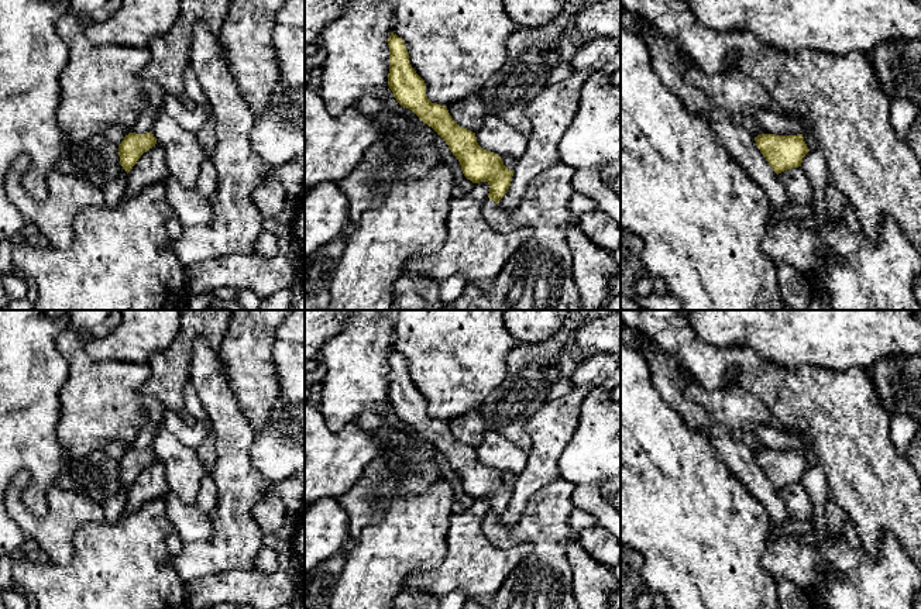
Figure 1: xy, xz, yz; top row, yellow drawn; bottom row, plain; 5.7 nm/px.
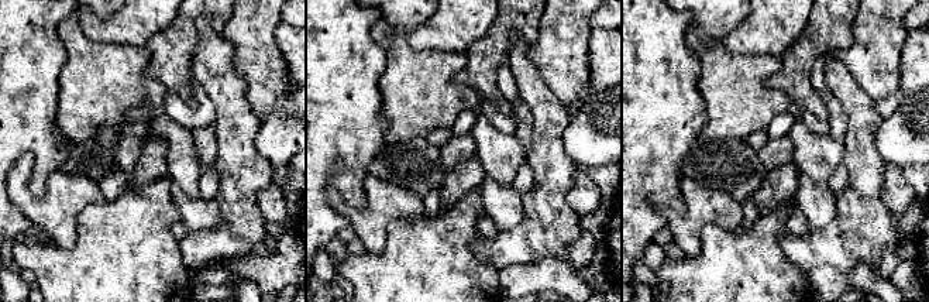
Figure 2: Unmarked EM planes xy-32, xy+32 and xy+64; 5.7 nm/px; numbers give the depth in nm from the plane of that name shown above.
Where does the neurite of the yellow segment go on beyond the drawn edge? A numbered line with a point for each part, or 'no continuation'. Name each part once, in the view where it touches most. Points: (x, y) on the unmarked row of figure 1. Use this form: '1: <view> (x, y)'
1: xz (543, 580)

